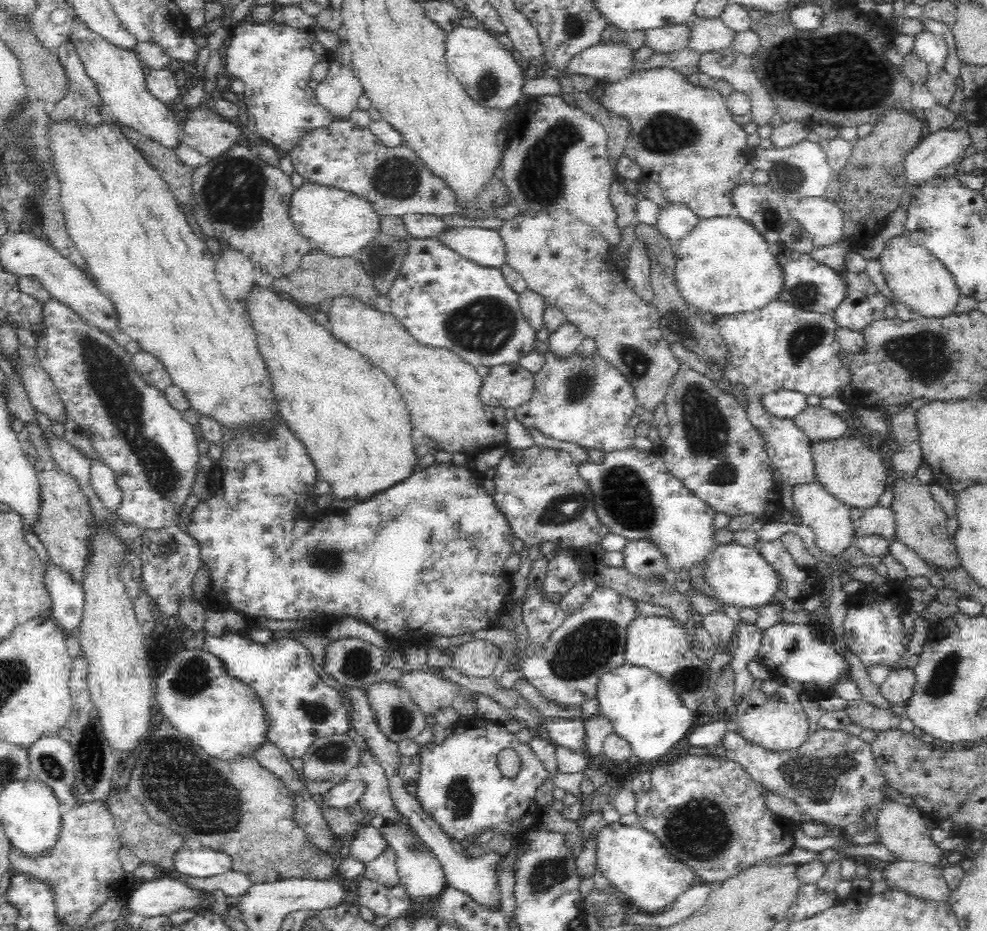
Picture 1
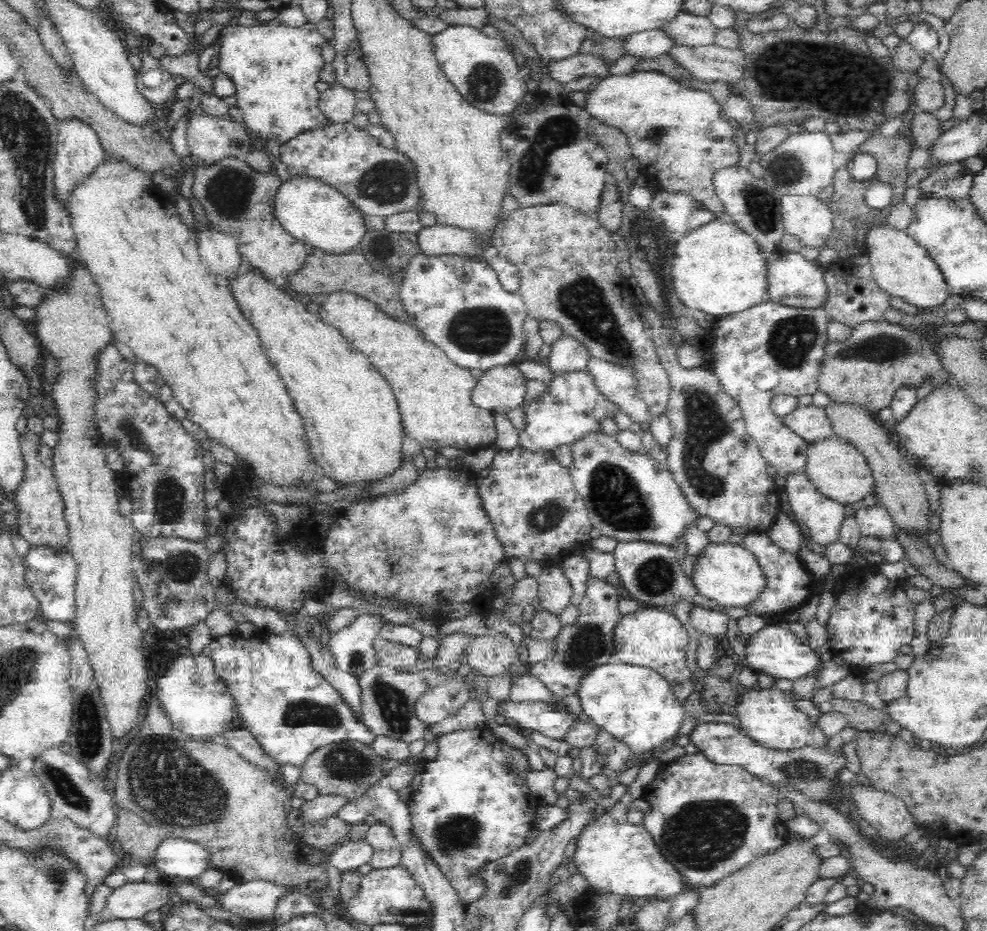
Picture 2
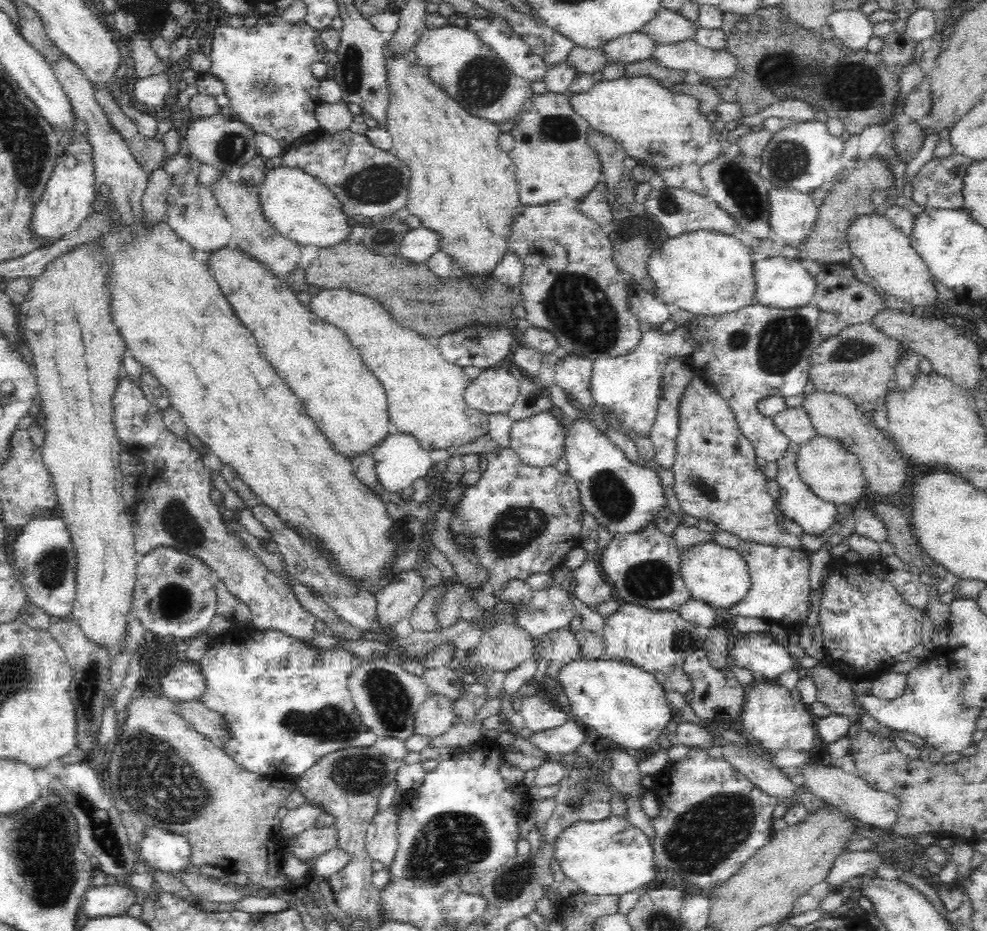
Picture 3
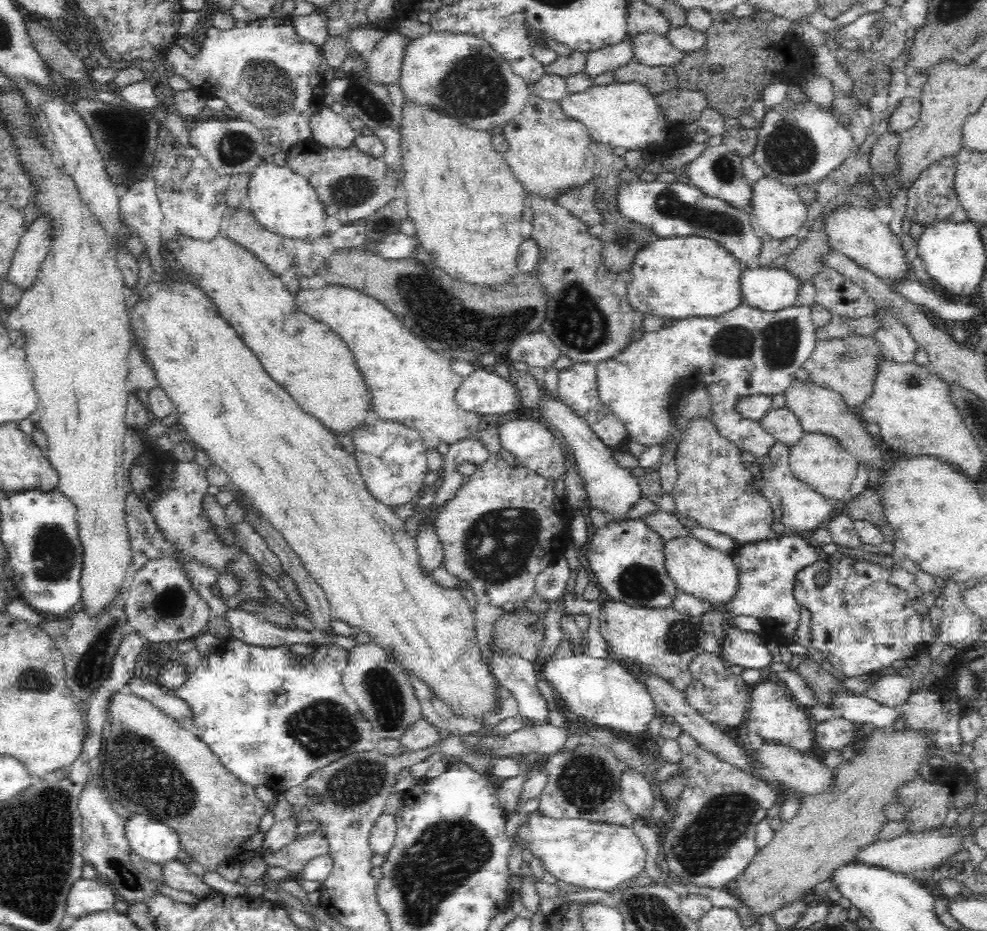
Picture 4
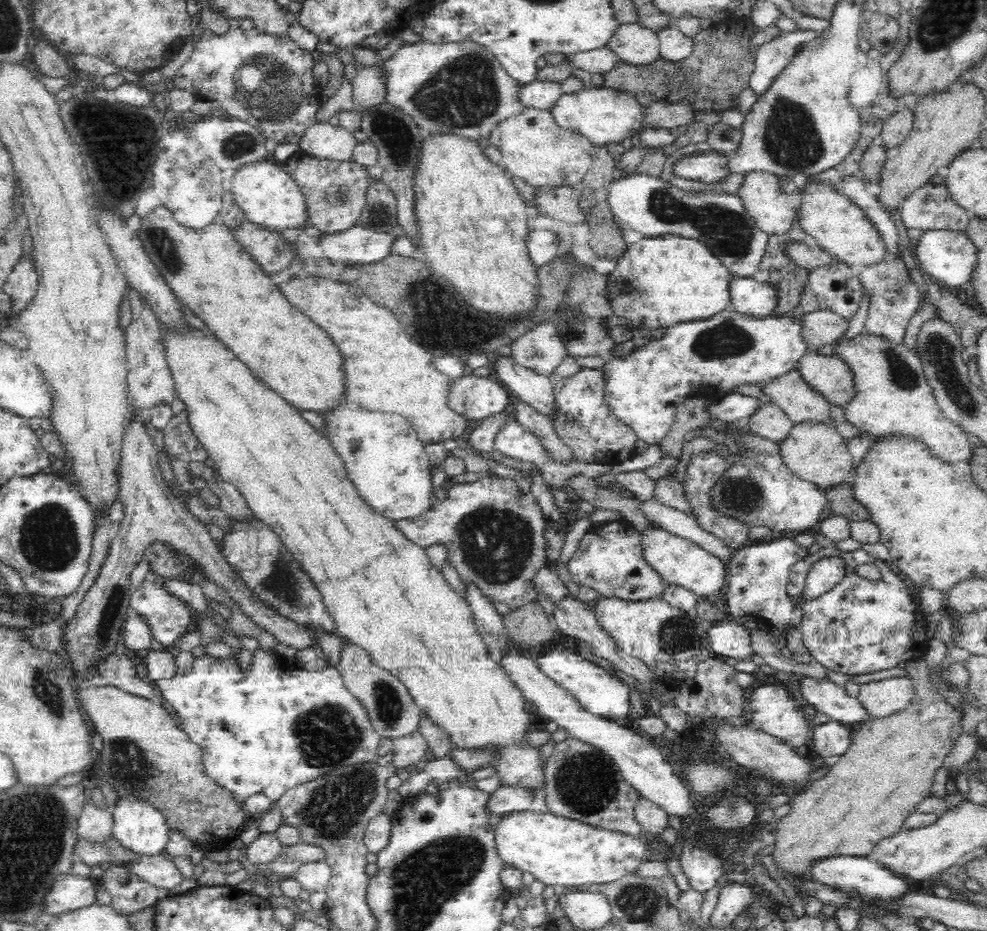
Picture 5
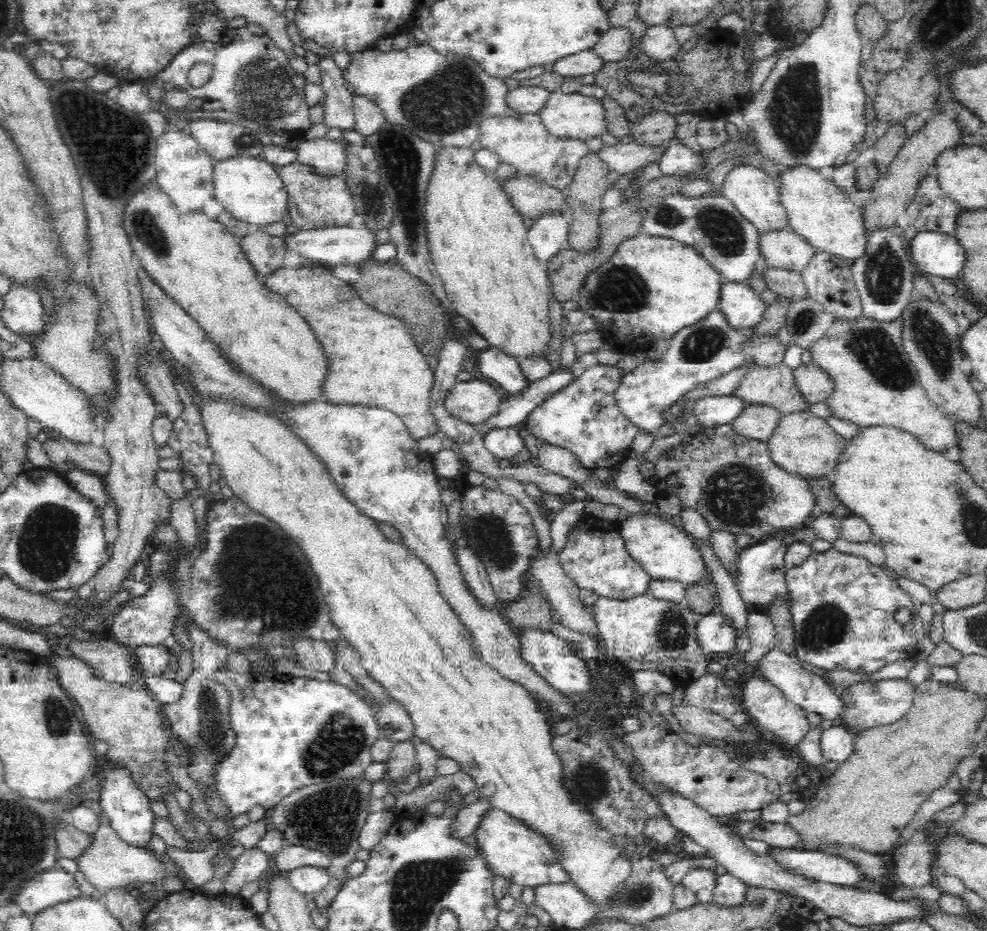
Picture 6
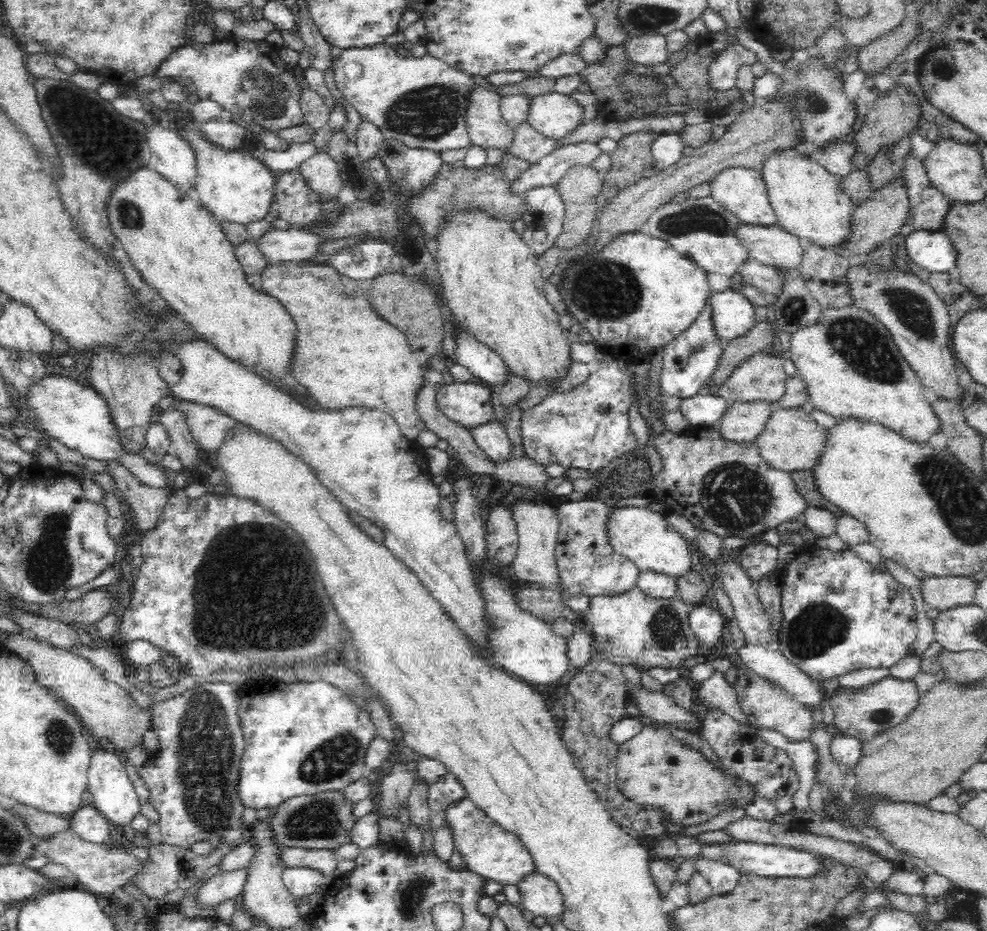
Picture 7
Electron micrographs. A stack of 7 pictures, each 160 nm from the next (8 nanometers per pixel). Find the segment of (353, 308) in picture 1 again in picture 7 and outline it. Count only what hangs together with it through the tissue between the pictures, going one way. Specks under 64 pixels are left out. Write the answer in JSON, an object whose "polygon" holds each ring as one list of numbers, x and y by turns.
{"polygon":[[288,261,265,268,253,283,258,291,276,297,294,316,298,324,298,354,293,377,296,383,304,386,316,398,320,407,331,410,346,406,376,408,396,419,402,435,410,440,415,440,427,430,417,412,417,395,426,384,421,356,412,350,404,331,383,317,378,318,373,304,362,296,360,282,342,276,328,263,311,266,306,262]]}

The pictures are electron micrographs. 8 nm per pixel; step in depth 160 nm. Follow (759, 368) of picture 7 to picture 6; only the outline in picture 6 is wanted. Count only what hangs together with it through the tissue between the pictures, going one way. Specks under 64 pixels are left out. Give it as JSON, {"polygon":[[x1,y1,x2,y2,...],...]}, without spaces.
{"polygon":[[782,364,772,369,753,369,734,391,748,405,763,405,778,410,783,417,810,412,811,405,798,389,793,370]]}

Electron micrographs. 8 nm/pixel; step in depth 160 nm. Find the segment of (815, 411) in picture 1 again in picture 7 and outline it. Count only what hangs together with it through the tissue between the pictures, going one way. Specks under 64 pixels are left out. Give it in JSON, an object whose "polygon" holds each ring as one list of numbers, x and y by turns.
{"polygon":[[765,401,734,403,718,427,727,440,755,443,764,432,772,411,773,405]]}

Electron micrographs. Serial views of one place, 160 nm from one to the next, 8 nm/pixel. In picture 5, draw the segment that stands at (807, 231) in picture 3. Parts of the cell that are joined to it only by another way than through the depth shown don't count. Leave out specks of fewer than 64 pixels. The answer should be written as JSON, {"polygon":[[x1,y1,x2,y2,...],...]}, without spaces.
{"polygon":[[748,172,742,187,738,188,744,209,756,221,757,227,768,236,783,235,790,232,797,216,797,206,794,198,782,191,778,177,769,172]]}

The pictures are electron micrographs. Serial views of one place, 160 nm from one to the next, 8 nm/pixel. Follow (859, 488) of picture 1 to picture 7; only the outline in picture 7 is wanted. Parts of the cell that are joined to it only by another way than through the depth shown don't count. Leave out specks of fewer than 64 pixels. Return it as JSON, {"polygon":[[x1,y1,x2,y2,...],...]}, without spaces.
{"polygon":[[804,408,773,409,762,435,755,441,761,458,776,470,792,473,799,470,813,470,828,447,828,428,819,426]]}

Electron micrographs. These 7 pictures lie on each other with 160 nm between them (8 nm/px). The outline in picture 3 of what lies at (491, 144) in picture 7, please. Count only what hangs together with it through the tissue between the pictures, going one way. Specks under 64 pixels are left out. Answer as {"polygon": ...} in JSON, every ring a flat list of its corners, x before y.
{"polygon":[[550,91,532,94,510,122,514,146,508,153,517,168,519,204,533,207,560,198,576,200,578,194,582,200,602,180,602,163,587,141,591,126,576,112,570,97]]}

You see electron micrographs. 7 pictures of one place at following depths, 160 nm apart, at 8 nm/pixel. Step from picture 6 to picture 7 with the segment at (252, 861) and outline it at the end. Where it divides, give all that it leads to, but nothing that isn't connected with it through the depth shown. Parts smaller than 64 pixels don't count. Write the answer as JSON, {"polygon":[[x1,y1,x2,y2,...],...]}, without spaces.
{"polygon":[[249,866,240,868,240,870,232,870,232,872,220,871,208,882,203,882,196,888,199,902,204,907,216,908,223,901,236,898,242,894,249,875]]}

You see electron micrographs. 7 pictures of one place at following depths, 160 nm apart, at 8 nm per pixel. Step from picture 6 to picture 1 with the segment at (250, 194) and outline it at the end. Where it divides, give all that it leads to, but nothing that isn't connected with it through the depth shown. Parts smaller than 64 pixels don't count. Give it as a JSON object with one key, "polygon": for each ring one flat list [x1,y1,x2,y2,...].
{"polygon":[[305,182,292,194,290,208,296,230,309,238,312,248,327,255,344,258,356,256,382,233,380,215,364,197,335,187,324,187]]}

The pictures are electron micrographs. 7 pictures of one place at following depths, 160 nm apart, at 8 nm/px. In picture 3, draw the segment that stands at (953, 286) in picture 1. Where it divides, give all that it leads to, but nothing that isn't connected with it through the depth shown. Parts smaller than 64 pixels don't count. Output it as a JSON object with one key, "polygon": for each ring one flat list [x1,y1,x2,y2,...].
{"polygon":[[864,214,852,220,852,226,848,228,848,243,853,256,862,261,865,273,873,278,885,294,903,300,918,310,938,300,936,282,930,267,912,247,909,236,892,226,885,217]]}

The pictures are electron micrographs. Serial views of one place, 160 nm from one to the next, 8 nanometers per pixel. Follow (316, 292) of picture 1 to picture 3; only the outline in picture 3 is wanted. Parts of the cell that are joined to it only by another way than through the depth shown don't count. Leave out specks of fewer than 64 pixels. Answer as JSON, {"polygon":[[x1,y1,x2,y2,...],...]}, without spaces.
{"polygon":[[347,242,340,243,330,248,319,249,318,257,311,261,306,268,306,284,315,286,320,291,328,289,350,289,352,292,368,296,378,302,386,311,392,314,392,318,398,320,406,328,412,328,414,332,420,334,430,334,430,336,440,336,445,332,460,328,468,323,500,324,504,321,503,310,506,307,516,308,520,313,518,317,518,330,523,332,531,326,523,315,523,303,518,289,506,290,495,278,488,278,487,291,483,298,474,298,473,291,469,284,456,282,456,284,438,283,435,276,430,272,425,262,415,263,408,258,400,256,377,255,368,250,364,245,350,246]]}

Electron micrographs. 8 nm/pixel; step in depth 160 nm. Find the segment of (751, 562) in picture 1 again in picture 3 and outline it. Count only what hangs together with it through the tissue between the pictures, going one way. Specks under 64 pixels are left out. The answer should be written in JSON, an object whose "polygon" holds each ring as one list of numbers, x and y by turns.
{"polygon":[[716,541,696,544,680,554,680,568,684,583,690,589,692,598,704,601,718,608,730,608,746,598,752,581,746,559,738,549,720,546]]}

